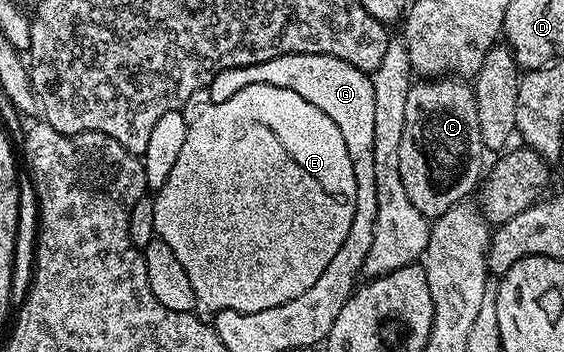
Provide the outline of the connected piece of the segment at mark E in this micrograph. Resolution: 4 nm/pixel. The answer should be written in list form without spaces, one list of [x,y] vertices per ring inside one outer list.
[[[251,83],[246,85],[246,89],[238,89],[238,93],[226,97],[226,101],[209,102],[207,106],[196,116],[191,116],[178,161],[174,161],[170,177],[166,177],[166,181],[155,192],[156,200],[152,203],[154,235],[173,250],[174,257],[186,271],[190,288],[200,307],[209,307],[212,313],[240,311],[244,315],[258,313],[262,309],[274,309],[286,301],[294,301],[294,297],[302,297],[302,293],[306,293],[306,289],[310,289],[310,285],[314,285],[314,281],[326,273],[326,265],[330,265],[334,253],[342,249],[342,241],[346,241],[346,233],[350,233],[356,204],[356,182],[350,149],[346,149],[342,129],[338,129],[338,125],[334,125],[334,121],[330,121],[330,117],[326,117],[318,105],[310,105],[306,97],[298,97],[294,89],[278,89],[278,85],[269,83]]]

